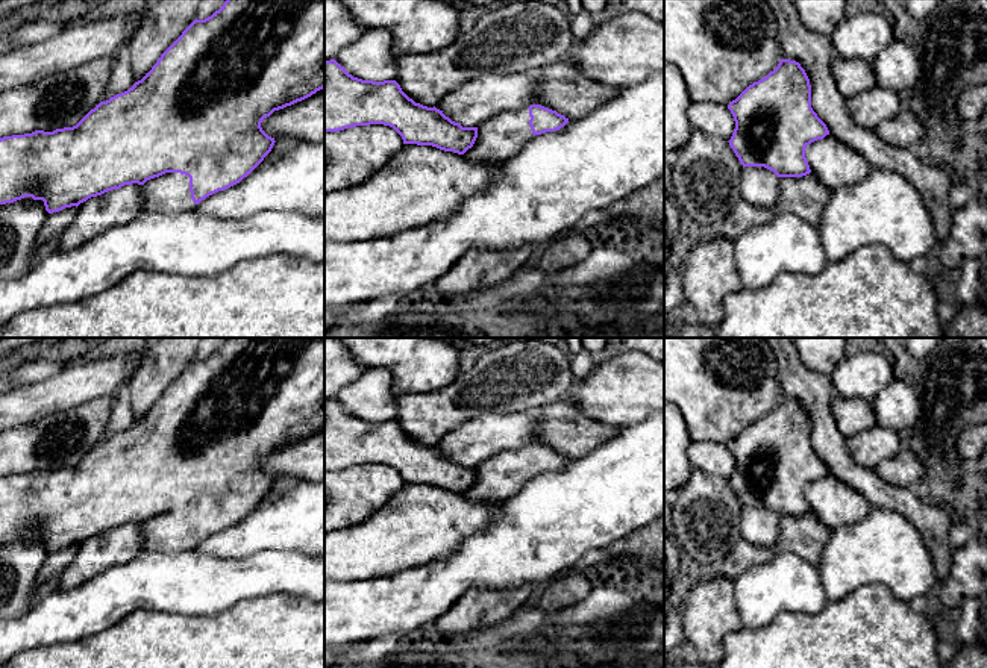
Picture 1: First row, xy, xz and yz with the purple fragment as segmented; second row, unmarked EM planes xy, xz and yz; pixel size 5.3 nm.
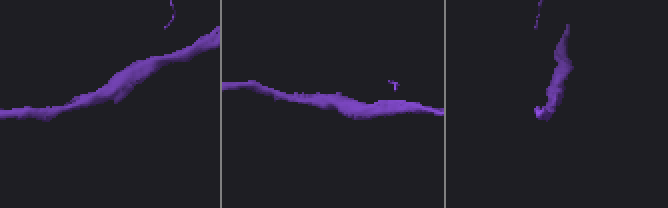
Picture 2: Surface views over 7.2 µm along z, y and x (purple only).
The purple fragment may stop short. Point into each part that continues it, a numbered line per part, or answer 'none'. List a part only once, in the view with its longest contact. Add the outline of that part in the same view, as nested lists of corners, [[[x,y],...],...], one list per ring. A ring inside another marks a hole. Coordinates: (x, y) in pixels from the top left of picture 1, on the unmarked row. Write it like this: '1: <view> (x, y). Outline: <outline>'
1: xy (170, 532). Outline: [[[165,512],[143,524],[144,551],[179,553],[196,550],[191,538],[190,517],[180,512]]]

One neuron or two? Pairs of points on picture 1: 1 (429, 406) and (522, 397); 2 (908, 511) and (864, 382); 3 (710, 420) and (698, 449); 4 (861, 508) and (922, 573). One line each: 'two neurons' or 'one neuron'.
1: one neuron
2: two neurons
3: two neurons
4: two neurons

